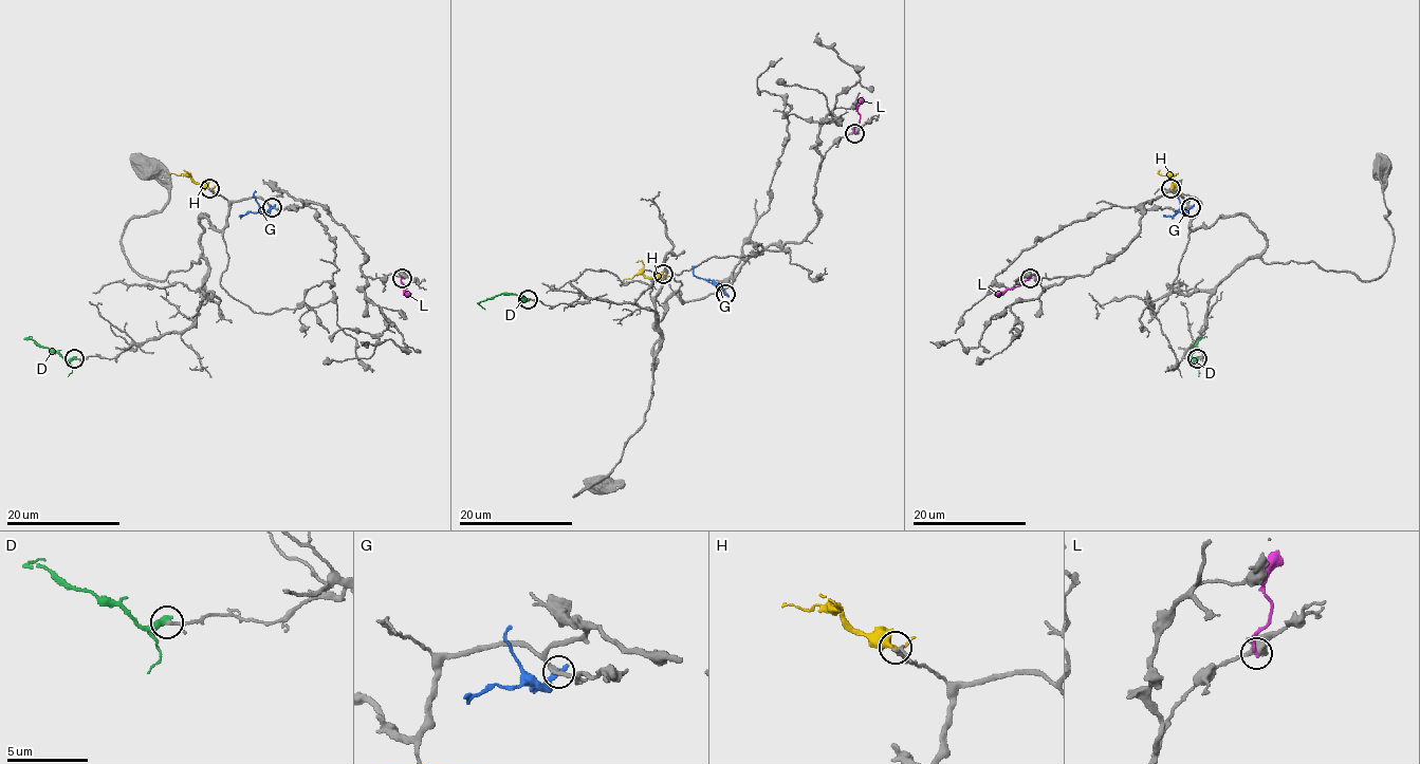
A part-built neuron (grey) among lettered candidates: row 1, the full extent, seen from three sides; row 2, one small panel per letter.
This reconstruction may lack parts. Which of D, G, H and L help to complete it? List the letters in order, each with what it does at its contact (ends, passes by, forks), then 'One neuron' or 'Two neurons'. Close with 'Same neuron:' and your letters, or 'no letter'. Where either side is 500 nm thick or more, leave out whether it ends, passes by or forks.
D: It ends there. Two neurons
G: It ends there. Two neurons
H: It passes by. Two neurons
L: It ends there. Two neurons
Same neuron: no letter

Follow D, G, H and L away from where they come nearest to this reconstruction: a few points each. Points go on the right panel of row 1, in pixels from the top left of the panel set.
D: (1197, 358), (1192, 356), (1193, 348), (1206, 336)
G: (1192, 207), (1172, 216), (1163, 215)
H: (1172, 188), (1174, 184), (1172, 175), (1178, 173)
L: (1030, 278), (993, 294)

